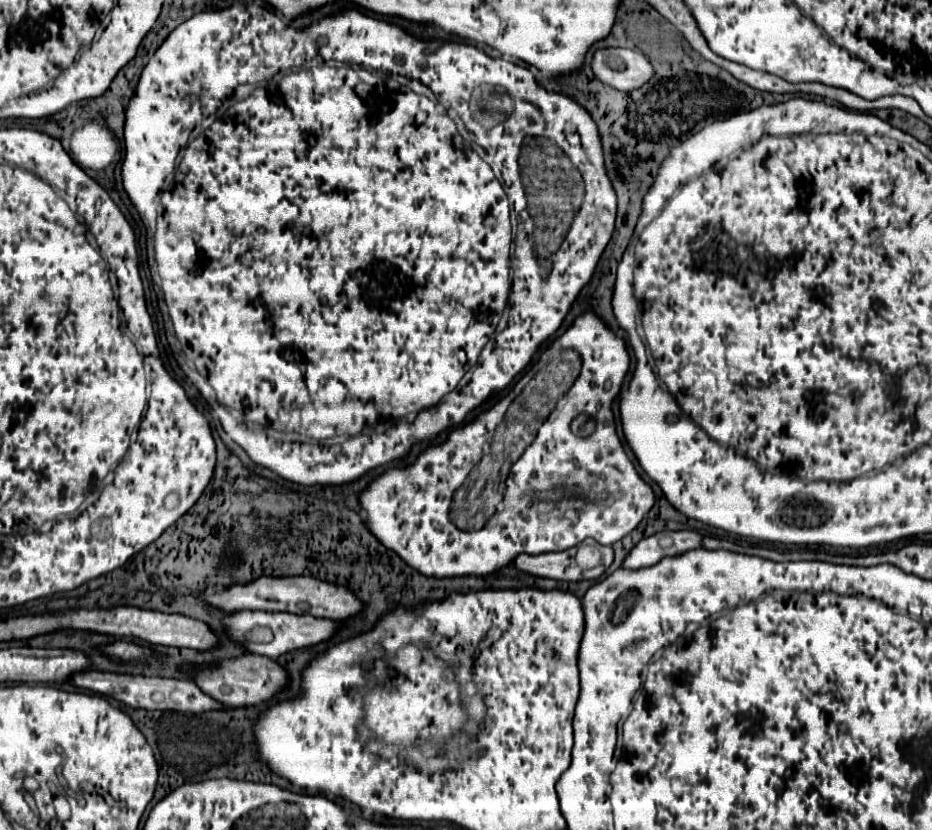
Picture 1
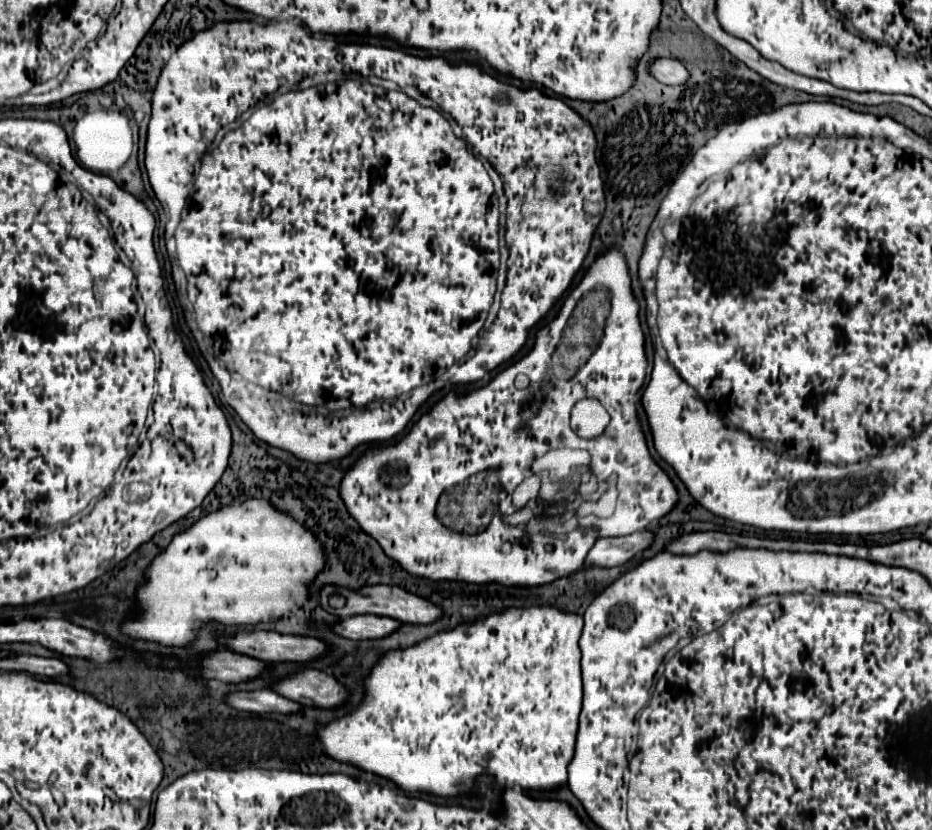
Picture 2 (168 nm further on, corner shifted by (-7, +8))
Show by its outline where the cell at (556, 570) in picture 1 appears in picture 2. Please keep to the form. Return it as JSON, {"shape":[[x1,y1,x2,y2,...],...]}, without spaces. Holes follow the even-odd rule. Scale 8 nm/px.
{"shape":[[638,531,626,537,598,539,586,557,586,567,616,567,630,561,652,543,650,531]]}

